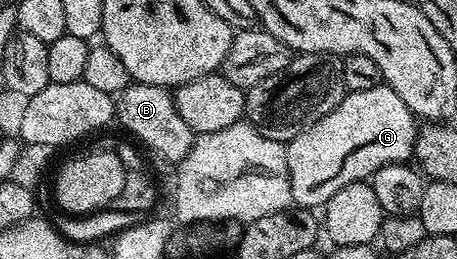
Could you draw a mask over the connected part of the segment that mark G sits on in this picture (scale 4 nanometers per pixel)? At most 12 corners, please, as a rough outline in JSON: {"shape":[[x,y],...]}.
{"shape":[[386,84],[344,99],[287,143],[290,192],[320,208],[416,149]]}

